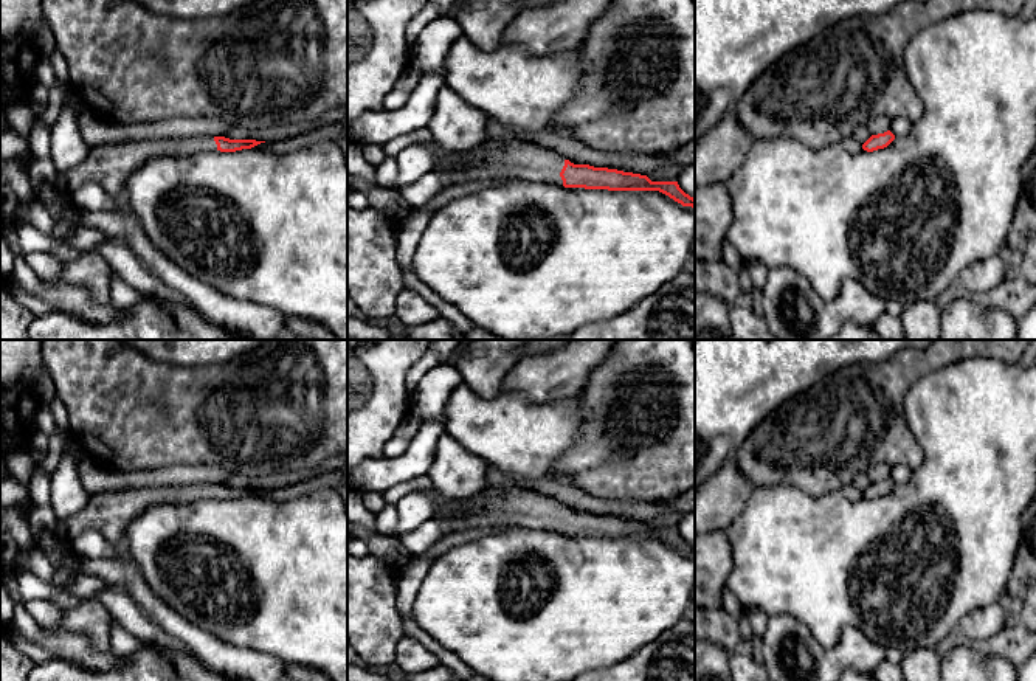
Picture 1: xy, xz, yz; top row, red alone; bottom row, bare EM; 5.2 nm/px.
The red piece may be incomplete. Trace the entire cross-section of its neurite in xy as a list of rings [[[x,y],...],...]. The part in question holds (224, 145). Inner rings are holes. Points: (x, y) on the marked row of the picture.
[[[194,133],[171,140],[136,140],[92,147],[88,157],[76,168],[60,172],[56,183],[65,192],[73,194],[84,183],[102,186],[112,197],[123,199],[126,181],[146,161],[155,157],[191,157],[200,152],[236,152],[251,149],[265,141],[230,140]]]

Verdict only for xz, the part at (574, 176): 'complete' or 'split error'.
split error

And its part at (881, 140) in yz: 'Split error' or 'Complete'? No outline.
Complete

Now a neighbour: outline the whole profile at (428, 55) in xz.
[[[453,16],[439,17],[423,28],[409,47],[409,67],[422,76],[428,73],[445,74],[447,56],[451,45],[464,36],[464,29]]]

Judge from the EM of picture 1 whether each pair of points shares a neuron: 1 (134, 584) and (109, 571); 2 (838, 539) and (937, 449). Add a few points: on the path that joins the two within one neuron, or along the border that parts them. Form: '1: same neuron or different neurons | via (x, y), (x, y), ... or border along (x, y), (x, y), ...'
1: same neuron | via (127, 577), (121, 571), (115, 571)
2: same neuron | via (867, 539), (929, 478)

